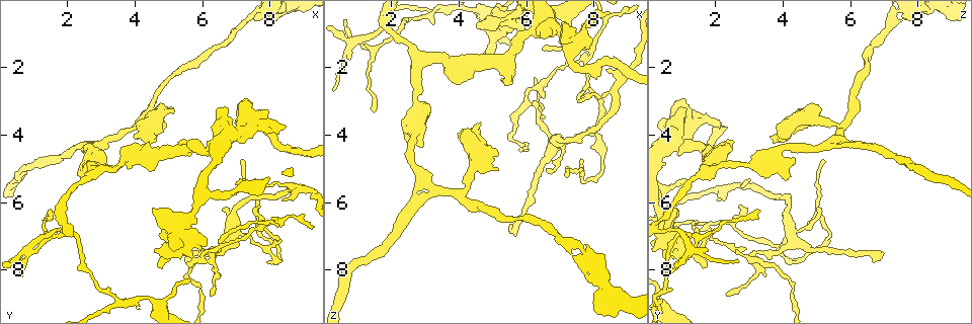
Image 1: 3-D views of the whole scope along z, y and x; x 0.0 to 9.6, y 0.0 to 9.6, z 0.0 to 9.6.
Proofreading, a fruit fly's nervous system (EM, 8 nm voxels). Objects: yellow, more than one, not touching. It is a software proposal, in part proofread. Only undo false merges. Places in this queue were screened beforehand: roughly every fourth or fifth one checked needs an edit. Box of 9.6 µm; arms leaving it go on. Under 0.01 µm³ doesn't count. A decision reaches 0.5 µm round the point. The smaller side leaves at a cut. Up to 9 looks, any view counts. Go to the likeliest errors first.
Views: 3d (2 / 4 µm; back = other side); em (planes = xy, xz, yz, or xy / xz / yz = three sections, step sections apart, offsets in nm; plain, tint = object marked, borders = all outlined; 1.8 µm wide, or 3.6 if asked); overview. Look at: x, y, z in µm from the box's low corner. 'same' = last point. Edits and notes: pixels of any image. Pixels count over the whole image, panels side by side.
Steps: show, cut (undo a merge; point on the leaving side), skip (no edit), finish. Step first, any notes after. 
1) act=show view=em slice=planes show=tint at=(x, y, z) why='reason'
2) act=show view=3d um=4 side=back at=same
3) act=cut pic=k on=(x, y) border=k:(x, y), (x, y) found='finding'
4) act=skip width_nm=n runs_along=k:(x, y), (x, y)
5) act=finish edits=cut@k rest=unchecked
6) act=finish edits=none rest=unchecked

act=show view=em slice=planes show=plain at=(7.05, 6.90, 4.25) why='four arms meet'

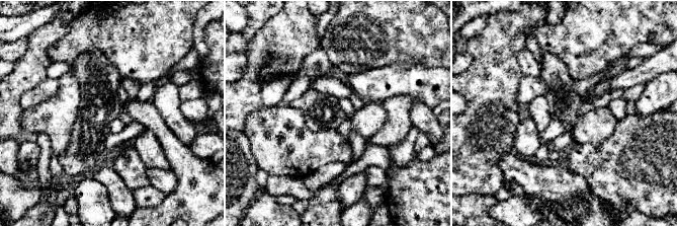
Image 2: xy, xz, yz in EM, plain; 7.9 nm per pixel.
act=show view=em slice=planes show=tint at=same why='with the object marked'

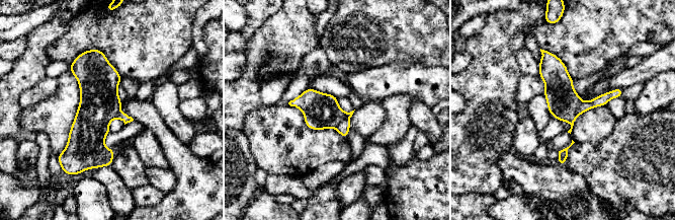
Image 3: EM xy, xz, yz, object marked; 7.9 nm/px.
act=cut pic=3 on=(343, 128) found='two cells meet here'

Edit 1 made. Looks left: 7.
act=show view=3d um=4 at=(6.80, 4.05, 0.75)

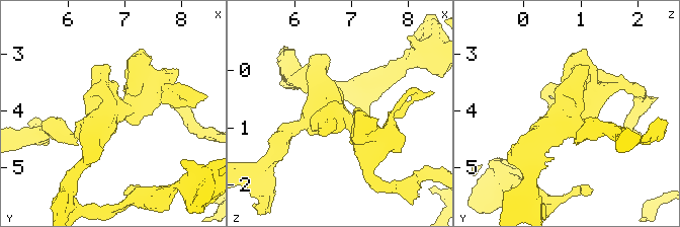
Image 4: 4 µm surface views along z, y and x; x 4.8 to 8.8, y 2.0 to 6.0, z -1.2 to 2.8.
act=show view=em slice=yz step=16 show=tint at=(6.75, 4.00, 0.75) why='shape alone is not enough'

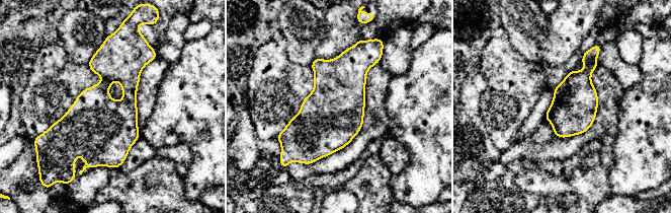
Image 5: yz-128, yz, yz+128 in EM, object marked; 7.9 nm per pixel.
act=skip width_nm=300 found='continuous, no second cell'

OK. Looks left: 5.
act=show view=3d um=2 at=(8.80, 5.60, 2.35) why='sharp bend'

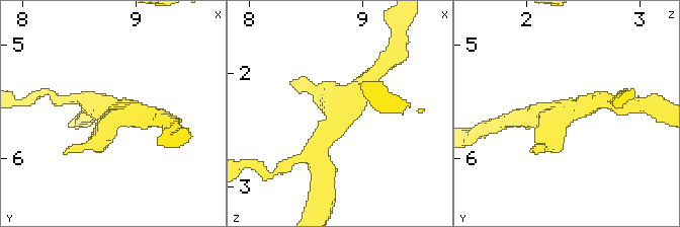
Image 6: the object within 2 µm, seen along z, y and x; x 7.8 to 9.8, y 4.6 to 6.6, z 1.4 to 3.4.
act=show view=em slice=planes show=tint at=(8.80, 5.60, 2.32)

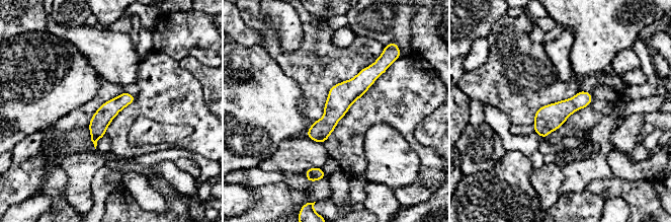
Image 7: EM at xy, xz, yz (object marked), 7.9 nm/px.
act=skip width_nm=150 runs_along=7:(382, 70), (369, 74), (309, 134) found='all the same cell'

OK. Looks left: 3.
act=show view=3d um=4 at=(5.35, 6.75, 0.60) why='four or more arms meet'

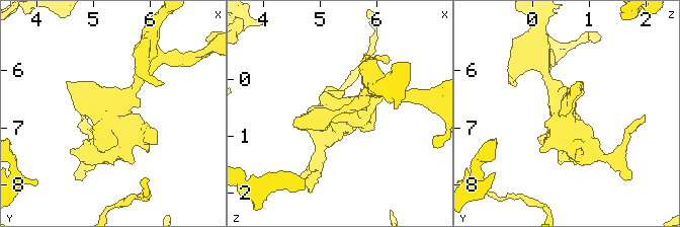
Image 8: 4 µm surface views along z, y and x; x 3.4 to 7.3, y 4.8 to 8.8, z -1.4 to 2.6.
act=show view=em slice=planes show=tint at=(5.35, 6.75, 0.60) why='now the EM'

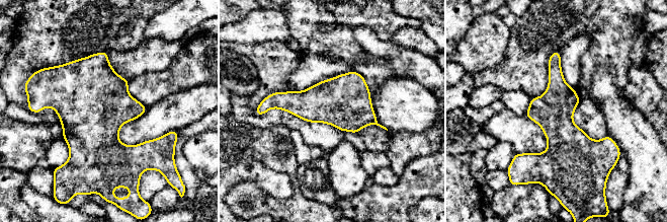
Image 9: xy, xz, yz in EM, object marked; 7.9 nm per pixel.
act=skip runs_along=9:(557, 54), (554, 170) found='one cell here'

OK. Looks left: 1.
act=finish edits=cut@3 rest=unchecked

